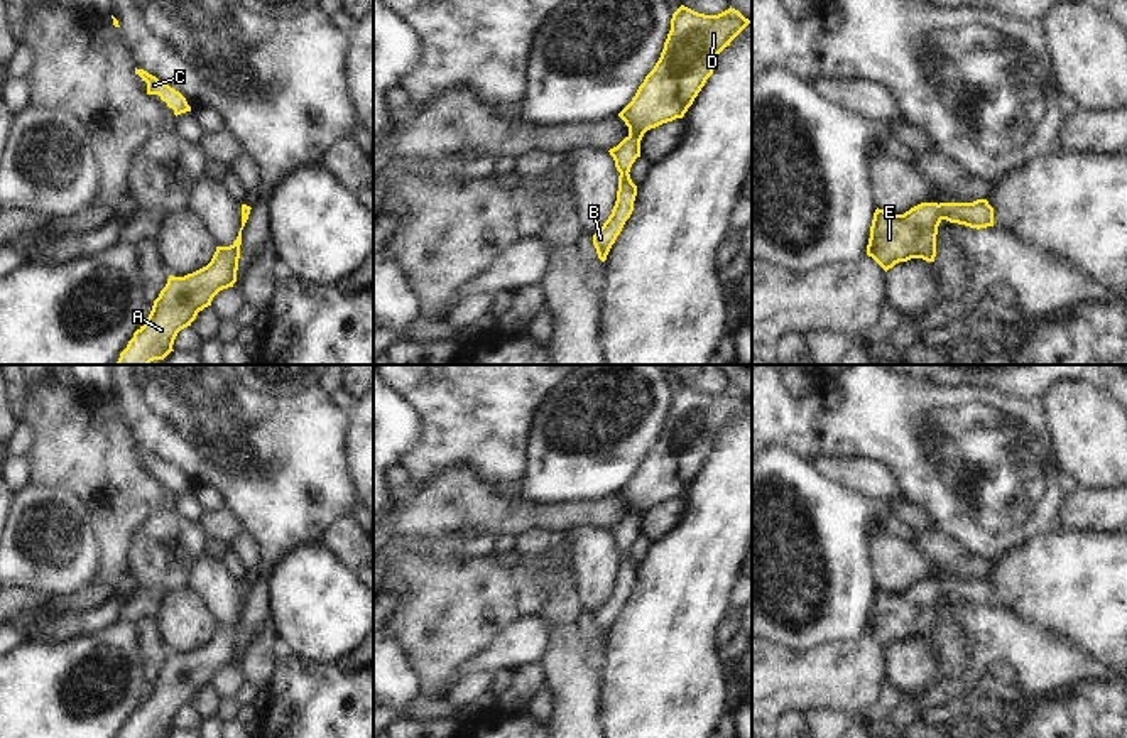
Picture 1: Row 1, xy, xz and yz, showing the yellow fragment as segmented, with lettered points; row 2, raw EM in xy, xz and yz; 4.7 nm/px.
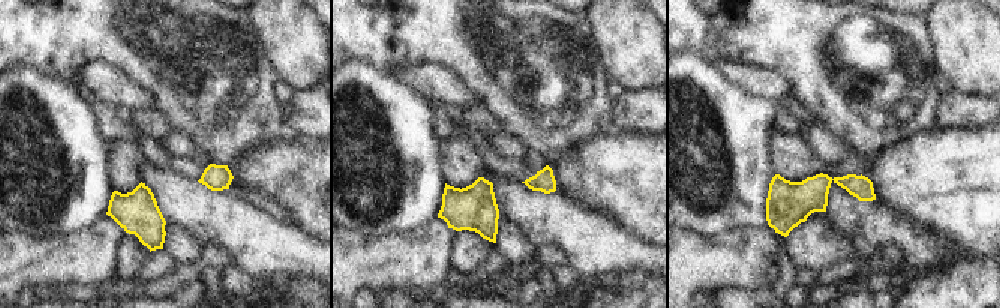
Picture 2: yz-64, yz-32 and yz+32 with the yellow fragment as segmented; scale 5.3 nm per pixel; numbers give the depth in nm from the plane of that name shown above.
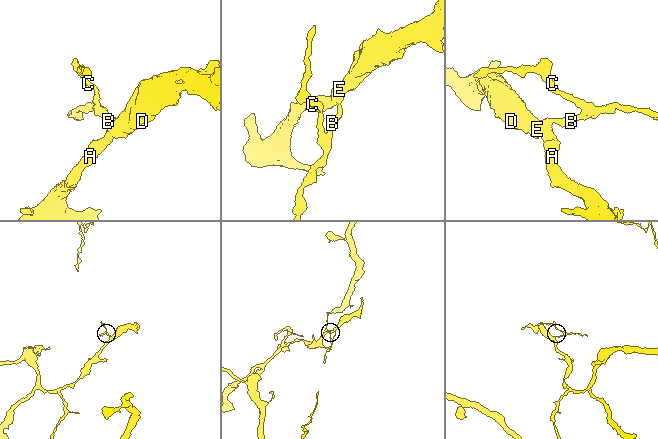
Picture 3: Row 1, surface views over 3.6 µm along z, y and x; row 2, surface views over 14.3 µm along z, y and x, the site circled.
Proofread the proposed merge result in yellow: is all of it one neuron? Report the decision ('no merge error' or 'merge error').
no merge error

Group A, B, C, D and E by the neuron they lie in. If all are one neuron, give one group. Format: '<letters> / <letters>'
A B C D E

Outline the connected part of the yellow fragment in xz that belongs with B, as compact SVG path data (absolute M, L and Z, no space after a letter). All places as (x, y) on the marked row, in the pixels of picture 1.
M681 5L671 19L671 30L659 61L645 76L632 101L618 113L629 135L613 149L618 176L617 201L612 214L593 235L598 258L607 255L634 211L637 186L630 167L640 157L644 133L662 123L683 118L713 74L718 54L750 24L738 10L718 15L698 14Z

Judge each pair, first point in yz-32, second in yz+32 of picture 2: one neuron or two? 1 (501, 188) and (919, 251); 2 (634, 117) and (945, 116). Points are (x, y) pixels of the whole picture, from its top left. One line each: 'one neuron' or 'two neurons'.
1: one neuron
2: one neuron

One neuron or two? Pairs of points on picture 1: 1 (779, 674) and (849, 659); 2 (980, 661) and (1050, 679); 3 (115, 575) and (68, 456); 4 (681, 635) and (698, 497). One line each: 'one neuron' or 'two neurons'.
1: one neuron
2: one neuron
3: one neuron
4: one neuron

